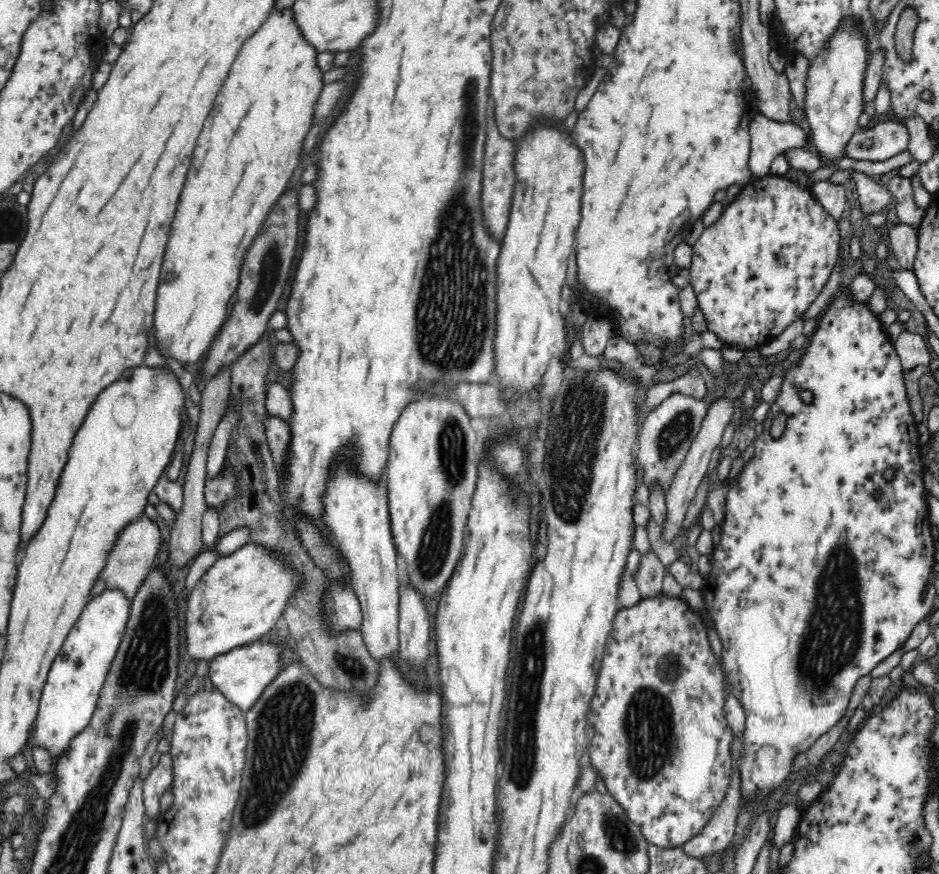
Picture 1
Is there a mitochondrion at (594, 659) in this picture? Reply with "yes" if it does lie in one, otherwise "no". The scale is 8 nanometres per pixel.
no

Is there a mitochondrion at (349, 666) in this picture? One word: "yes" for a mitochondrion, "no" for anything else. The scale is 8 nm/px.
yes

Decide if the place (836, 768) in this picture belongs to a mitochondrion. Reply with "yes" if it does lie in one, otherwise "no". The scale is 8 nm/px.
no

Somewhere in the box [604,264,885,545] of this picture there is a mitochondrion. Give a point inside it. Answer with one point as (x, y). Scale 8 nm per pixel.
(676, 432)

